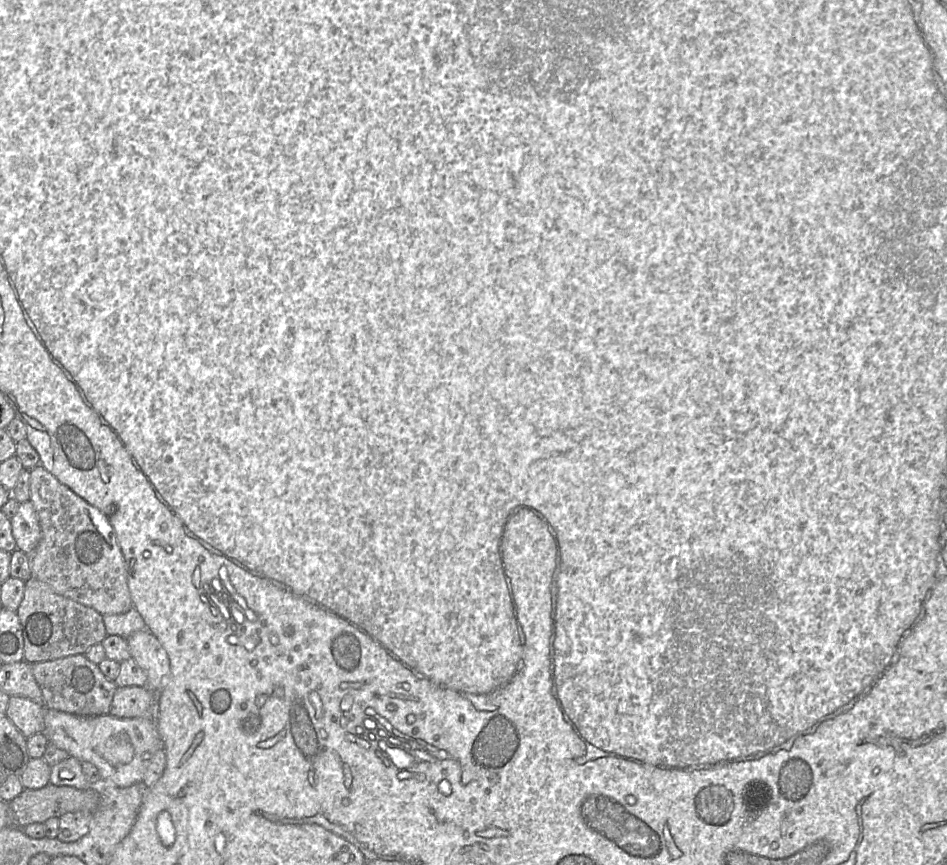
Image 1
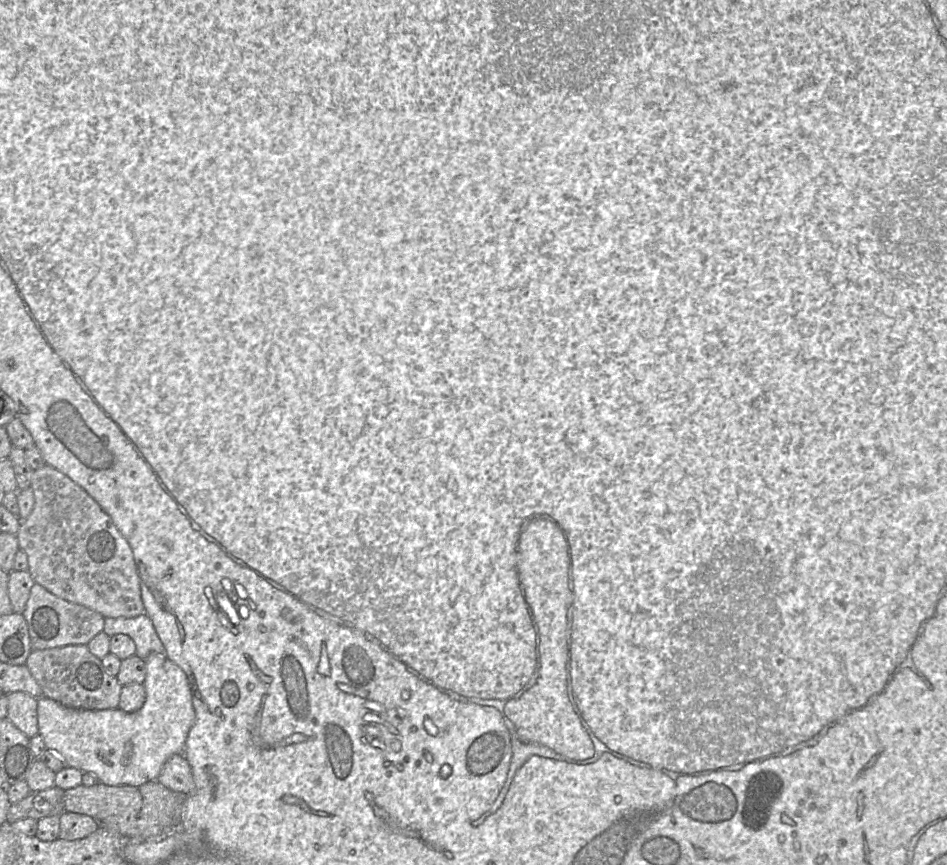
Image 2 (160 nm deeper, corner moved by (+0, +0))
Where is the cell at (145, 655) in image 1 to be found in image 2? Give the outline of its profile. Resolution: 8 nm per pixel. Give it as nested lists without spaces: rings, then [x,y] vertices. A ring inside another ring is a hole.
[[[165,652],[151,653],[145,659],[145,664],[143,685],[146,700],[136,712],[126,712],[118,707],[105,710],[74,709],[46,696],[37,698],[38,731],[46,748],[60,756],[67,766],[92,773],[103,784],[138,786],[157,780],[165,762],[174,754],[182,754],[195,721],[195,710],[191,686],[185,672]]]

